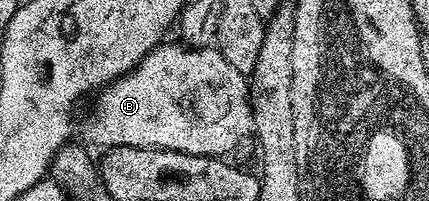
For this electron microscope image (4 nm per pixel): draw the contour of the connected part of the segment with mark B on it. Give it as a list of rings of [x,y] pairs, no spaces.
[[[161,42],[156,47],[151,48],[145,56],[140,59],[140,63],[135,68],[131,68],[124,76],[117,76],[111,84],[104,85],[95,93],[96,101],[92,104],[92,113],[84,120],[84,136],[89,140],[89,145],[97,144],[100,150],[109,148],[117,148],[118,146],[142,146],[143,148],[169,148],[170,150],[178,150],[186,154],[194,154],[195,156],[215,156],[217,158],[231,157],[231,152],[243,142],[249,139],[252,132],[252,103],[250,102],[250,94],[248,86],[249,77],[245,73],[234,70],[234,66],[230,66],[230,62],[226,62],[226,58],[222,58],[222,54],[216,47],[192,48],[187,47],[183,43],[168,44],[169,42]]]

